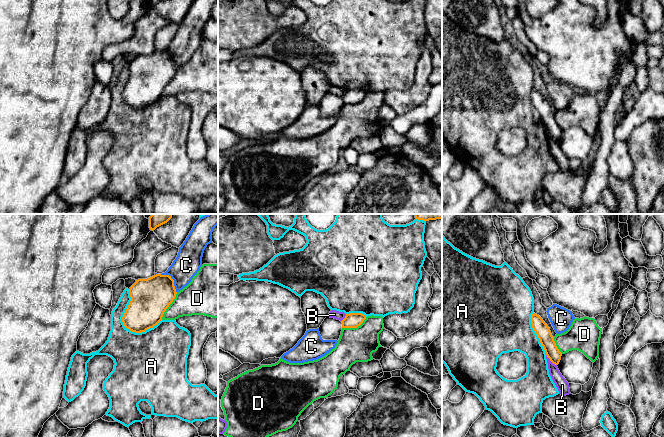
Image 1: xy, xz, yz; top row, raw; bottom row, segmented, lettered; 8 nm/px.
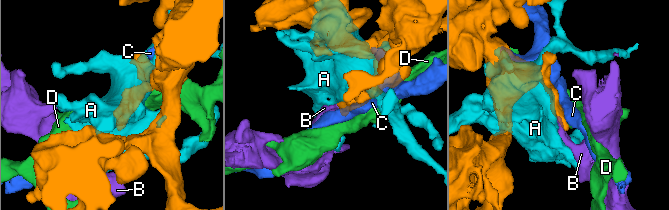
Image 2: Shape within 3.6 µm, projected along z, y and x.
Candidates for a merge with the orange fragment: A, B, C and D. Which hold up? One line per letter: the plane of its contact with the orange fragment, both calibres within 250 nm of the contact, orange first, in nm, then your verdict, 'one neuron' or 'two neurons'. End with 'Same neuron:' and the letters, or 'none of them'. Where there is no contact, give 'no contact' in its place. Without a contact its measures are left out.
A: contact in xy; calibres 300 and 280 nm; two neurons
B: contact in yz; calibres 120 and 100 nm; two neurons
C: contact in xy; calibres 320 and 200 nm; two neurons
D: contact in xy; calibres 320 and 280 nm; two neurons
Same neuron: none of them

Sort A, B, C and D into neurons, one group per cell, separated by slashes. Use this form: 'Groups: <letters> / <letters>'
Groups: A / B / C / D

